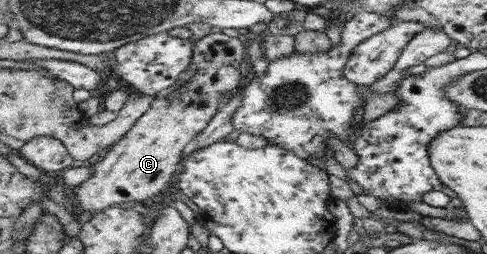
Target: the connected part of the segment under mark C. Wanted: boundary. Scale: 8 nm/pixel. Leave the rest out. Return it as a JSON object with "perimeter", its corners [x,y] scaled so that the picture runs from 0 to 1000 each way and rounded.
{"perimeter":[[[454,126],[431,130],[400,165],[396,201],[396,244],[390,248],[386,276],[374,283],[361,331],[345,354],[324,366],[316,382],[306,437],[281,472],[271,512],[242,567],[211,602],[205,626],[187,654],[193,669],[191,689],[148,740],[148,760],[154,764],[154,787],[162,811],[162,843],[172,843],[164,835],[168,827],[168,835],[191,835],[197,846],[234,803],[300,787],[300,780],[314,780],[312,772],[320,772],[320,764],[333,764],[345,720],[351,717],[366,654],[376,638],[386,575],[429,496],[429,480],[450,437],[452,394],[468,362],[480,362],[493,339],[501,276],[499,244],[505,244],[501,240],[505,189],[499,150],[468,142]]]}

